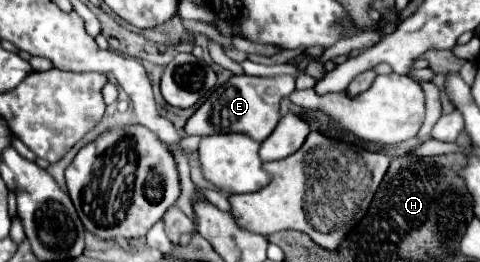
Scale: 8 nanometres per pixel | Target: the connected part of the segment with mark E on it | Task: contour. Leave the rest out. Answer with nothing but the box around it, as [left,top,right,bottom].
[187,76,295,142]

